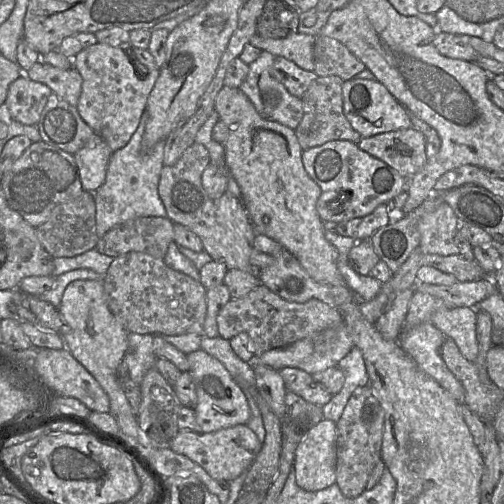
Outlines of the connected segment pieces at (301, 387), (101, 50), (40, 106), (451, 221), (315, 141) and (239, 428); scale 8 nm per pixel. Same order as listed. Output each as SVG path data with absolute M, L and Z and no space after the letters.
M285 367L282 368L280 374L285 382L285 386L287 390L291 390L304 400L316 404L320 407L324 406L326 403L330 401L333 395L319 382L316 382L312 375L307 373L306 371L299 368Z
M98 42L76 54L72 64L82 77L82 90L76 107L80 116L113 152L123 148L136 131L159 76L160 69L154 57L148 49L134 47L129 42L116 47Z
M22 75L13 81L4 103L11 117L25 125L37 125L52 90L45 84Z
M442 202L434 211L424 215L419 222L419 249L423 254L441 256L460 255L454 243L460 222L452 208Z
M320 76L303 94L303 118L295 129L302 151L334 140L347 140L355 144L361 141L361 135L353 129L343 112L343 82L339 76Z
M238 424L213 432L180 430L172 440L170 449L196 462L214 479L230 482L248 470L262 446L254 431L246 424Z

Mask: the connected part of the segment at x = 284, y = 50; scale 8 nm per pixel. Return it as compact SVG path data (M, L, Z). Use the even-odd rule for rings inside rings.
M300 32L291 34L286 38L265 38L258 34L251 37L249 44L273 54L293 61L300 68L314 71L314 44L315 37Z

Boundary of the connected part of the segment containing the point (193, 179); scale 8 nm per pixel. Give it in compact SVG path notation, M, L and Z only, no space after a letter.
M196 141L189 146L181 158L172 166L163 166L158 184L158 194L165 207L167 218L174 224L180 224L196 234L203 244L204 251L218 262L222 262L228 269L238 269L258 275L258 269L250 264L253 240L257 234L241 199L226 191L221 197L212 199L202 186L202 173L210 163L209 152Z

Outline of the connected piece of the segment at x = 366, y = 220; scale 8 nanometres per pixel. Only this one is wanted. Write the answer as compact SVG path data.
M379 205L371 214L337 224L335 231L355 240L370 240L380 228L389 225L392 219L388 216L387 205Z

